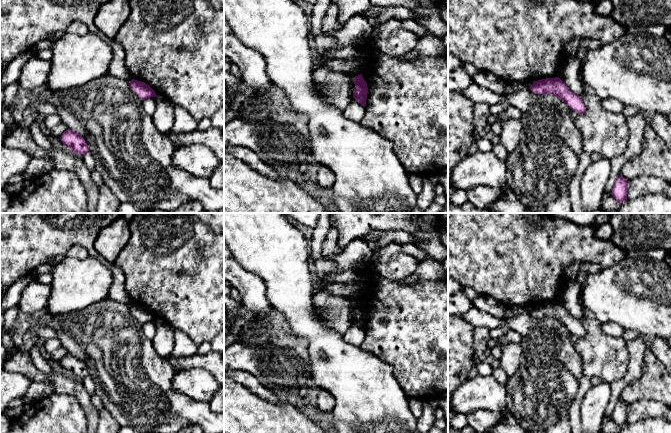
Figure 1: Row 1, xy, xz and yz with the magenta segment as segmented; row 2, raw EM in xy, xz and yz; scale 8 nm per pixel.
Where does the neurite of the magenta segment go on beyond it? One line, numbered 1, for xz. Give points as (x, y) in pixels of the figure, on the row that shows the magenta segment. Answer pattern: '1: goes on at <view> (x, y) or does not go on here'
1: does not go on here

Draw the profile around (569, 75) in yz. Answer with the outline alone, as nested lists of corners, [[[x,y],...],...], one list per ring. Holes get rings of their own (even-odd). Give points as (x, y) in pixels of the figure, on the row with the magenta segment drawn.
[[[567,57],[563,63],[563,68],[559,78],[567,85],[571,92],[579,97],[582,97],[584,90],[578,75],[580,67],[581,62],[578,58]]]

